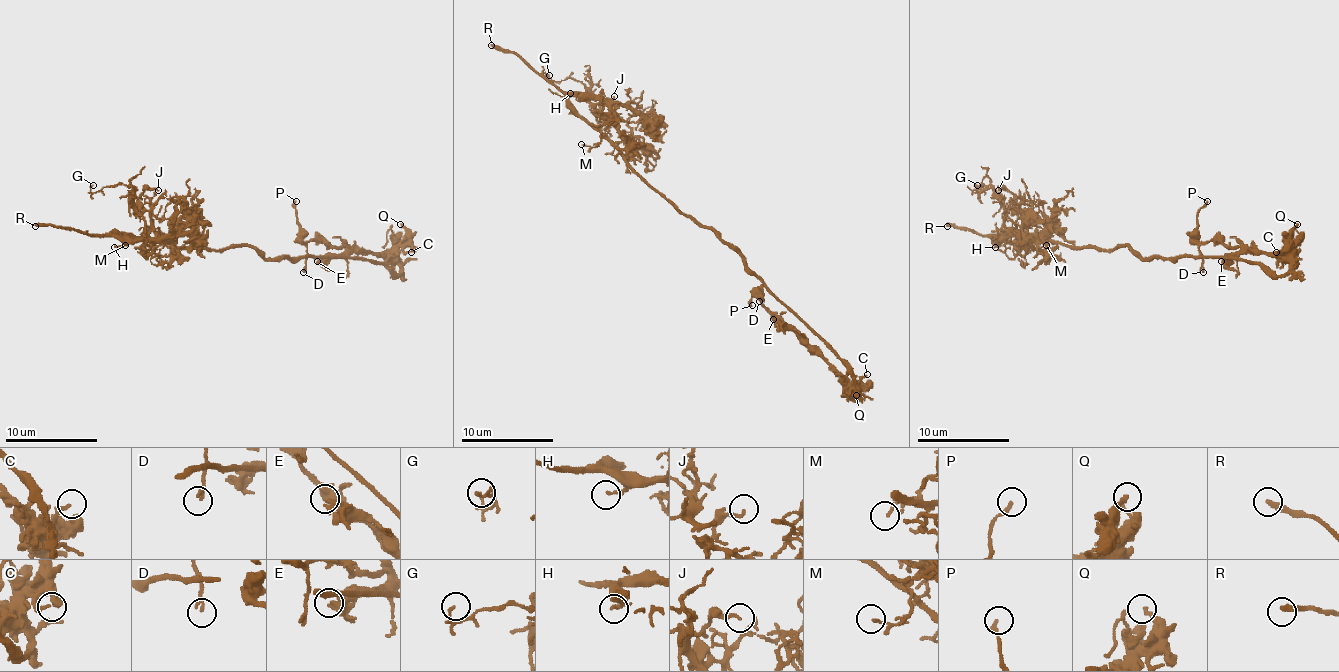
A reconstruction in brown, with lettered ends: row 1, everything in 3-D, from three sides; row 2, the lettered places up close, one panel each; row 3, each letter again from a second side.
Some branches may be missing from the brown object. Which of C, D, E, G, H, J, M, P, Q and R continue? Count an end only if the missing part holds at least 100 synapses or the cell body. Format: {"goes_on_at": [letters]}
{"goes_on_at": ["R"]}

